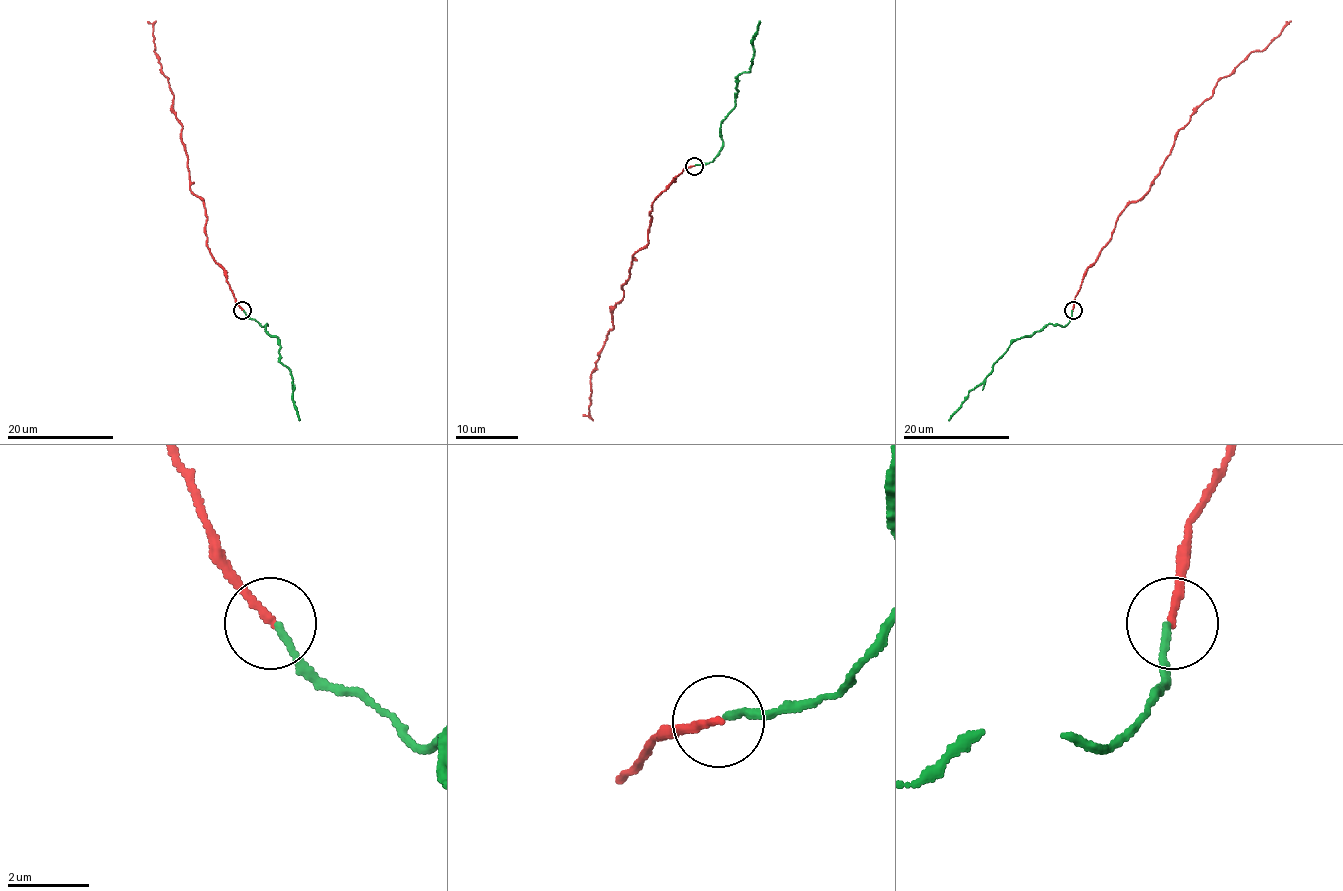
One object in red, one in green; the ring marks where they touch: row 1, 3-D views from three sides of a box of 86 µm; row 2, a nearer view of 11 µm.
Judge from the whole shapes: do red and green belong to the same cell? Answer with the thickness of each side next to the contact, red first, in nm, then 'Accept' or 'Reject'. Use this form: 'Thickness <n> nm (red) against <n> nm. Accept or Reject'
Thickness 170 nm (red) against 170 nm. Accept

